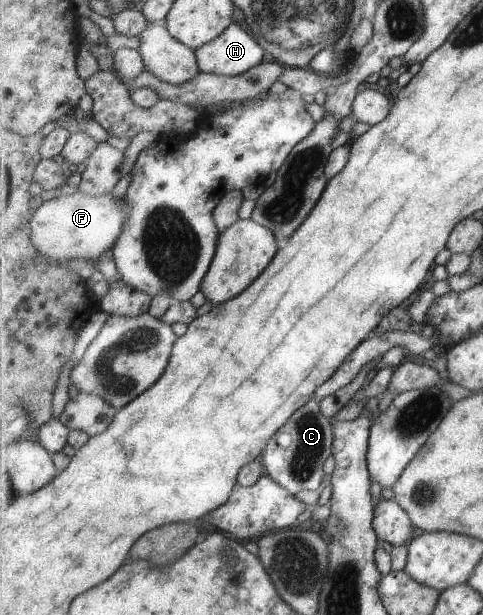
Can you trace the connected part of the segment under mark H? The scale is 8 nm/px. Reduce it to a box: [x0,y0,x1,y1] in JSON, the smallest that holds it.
[195,24,265,76]

